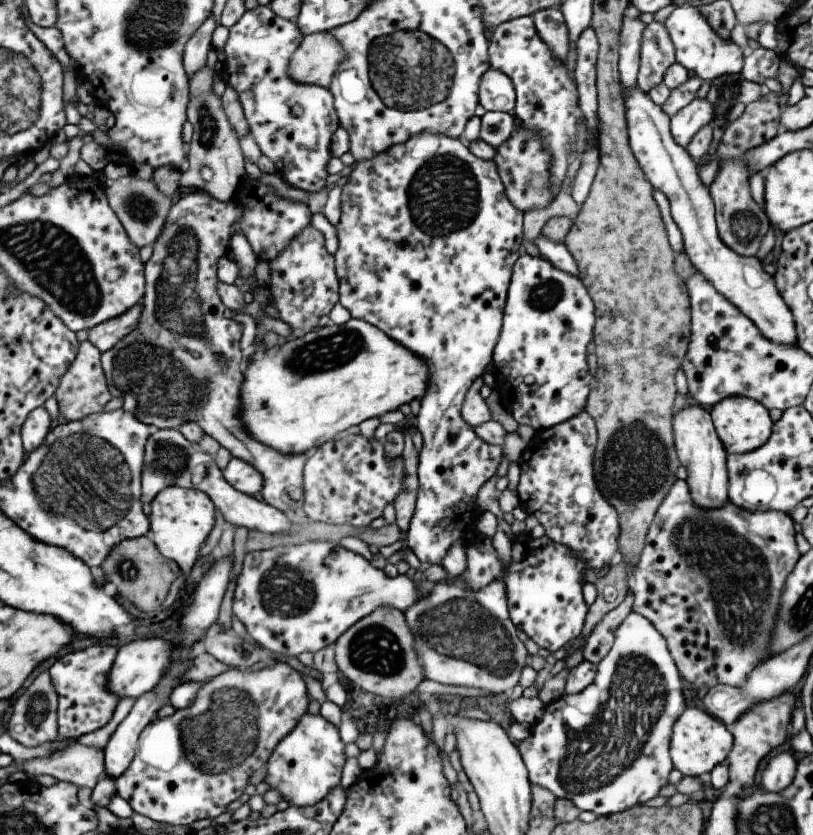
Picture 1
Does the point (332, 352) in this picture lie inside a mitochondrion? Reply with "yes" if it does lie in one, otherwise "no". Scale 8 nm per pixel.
yes

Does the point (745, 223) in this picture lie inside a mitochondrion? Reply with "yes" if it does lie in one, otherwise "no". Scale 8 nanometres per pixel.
yes

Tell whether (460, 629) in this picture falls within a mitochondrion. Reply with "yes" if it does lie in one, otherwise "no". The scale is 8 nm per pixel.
yes

